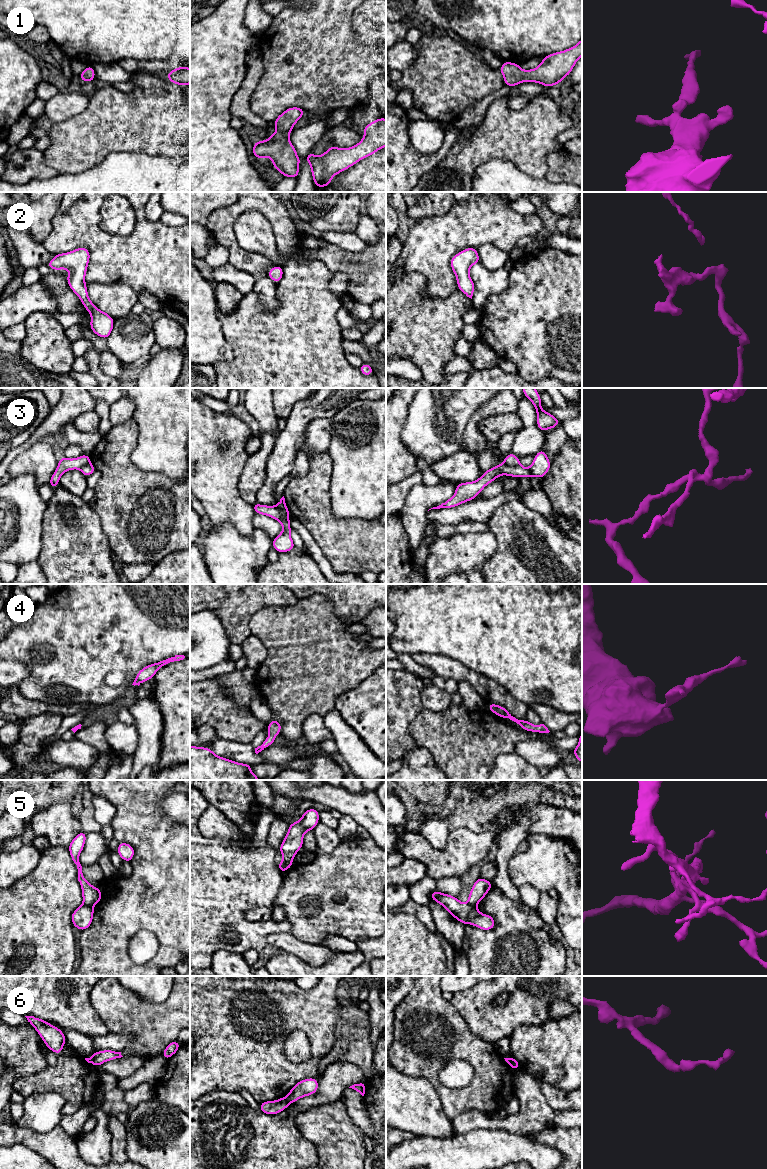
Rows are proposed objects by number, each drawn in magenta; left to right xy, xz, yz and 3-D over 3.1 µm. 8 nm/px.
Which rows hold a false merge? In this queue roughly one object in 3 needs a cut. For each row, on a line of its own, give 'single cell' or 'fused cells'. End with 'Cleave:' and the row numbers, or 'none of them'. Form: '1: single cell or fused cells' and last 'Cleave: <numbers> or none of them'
1: single cell
2: single cell
3: fused cells
4: single cell
5: fused cells
6: fused cells
Cleave: 3, 5, 6

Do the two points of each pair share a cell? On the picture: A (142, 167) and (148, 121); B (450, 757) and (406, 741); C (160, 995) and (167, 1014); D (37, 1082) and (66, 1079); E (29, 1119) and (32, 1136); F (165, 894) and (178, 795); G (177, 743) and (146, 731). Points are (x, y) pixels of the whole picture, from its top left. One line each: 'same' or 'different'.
A: different
B: different
C: different
D: same
E: different
F: different
G: different

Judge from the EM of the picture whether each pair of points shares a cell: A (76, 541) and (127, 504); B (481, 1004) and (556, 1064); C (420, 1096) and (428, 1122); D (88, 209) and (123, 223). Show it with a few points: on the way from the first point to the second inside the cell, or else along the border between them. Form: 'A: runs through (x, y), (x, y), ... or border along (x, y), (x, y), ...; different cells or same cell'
A: border along (88, 504), (97, 515), (102, 532), (110, 545); different cells
B: border along (537, 1024), (520, 1024), (509, 1037); different cells
C: runs through (420, 1102), (420, 1112), (424, 1116); same cell
D: border along (103, 202), (100, 208), (99, 225), (111, 234); different cells

